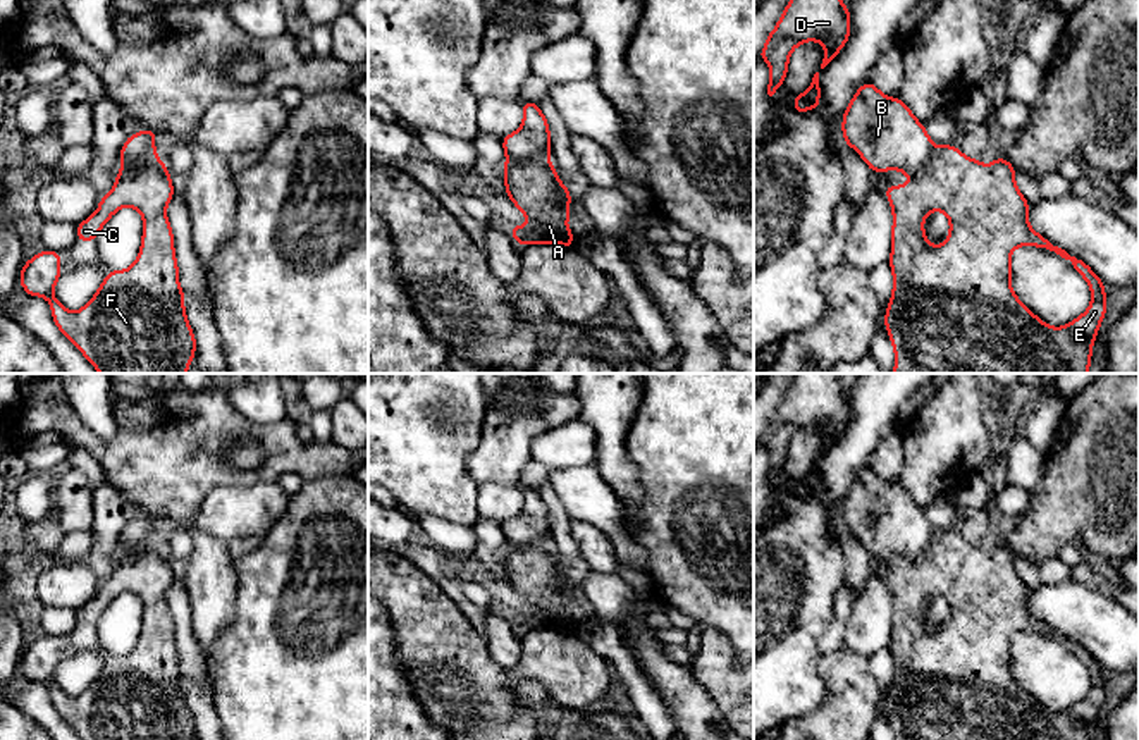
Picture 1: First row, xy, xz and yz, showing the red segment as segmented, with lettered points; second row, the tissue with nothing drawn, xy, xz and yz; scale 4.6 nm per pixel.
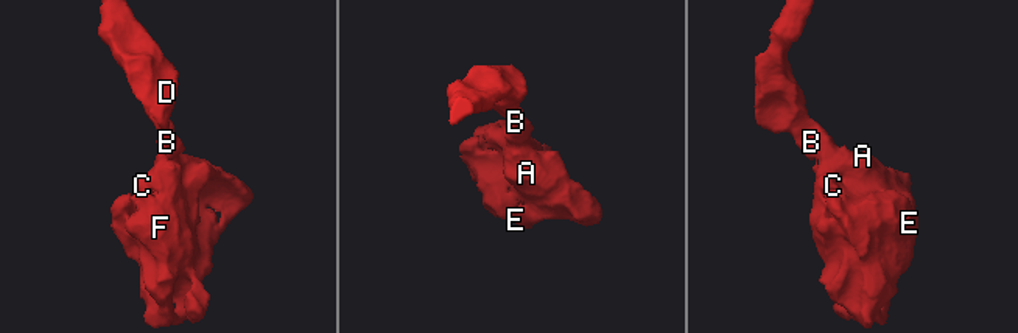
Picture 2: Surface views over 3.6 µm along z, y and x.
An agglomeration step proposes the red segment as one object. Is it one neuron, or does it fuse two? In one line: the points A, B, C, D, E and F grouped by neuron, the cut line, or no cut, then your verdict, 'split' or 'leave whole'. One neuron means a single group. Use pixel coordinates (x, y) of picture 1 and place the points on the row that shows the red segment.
groups A B C D E F; cut none; leave whole

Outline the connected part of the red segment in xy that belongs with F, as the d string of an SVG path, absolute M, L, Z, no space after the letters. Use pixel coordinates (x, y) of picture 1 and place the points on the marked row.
M155 131L129 136L119 151L120 165L115 184L100 198L98 210L77 224L77 241L96 241L108 219L124 207L136 208L143 217L141 250L126 270L110 270L96 294L77 311L69 311L53 296L60 274L60 251L45 250L28 260L19 284L28 296L50 303L52 317L60 332L84 355L100 373L186 373L194 360L196 339L186 318L184 293L179 286L174 234L167 220L167 205L174 198L170 172L157 157Z

